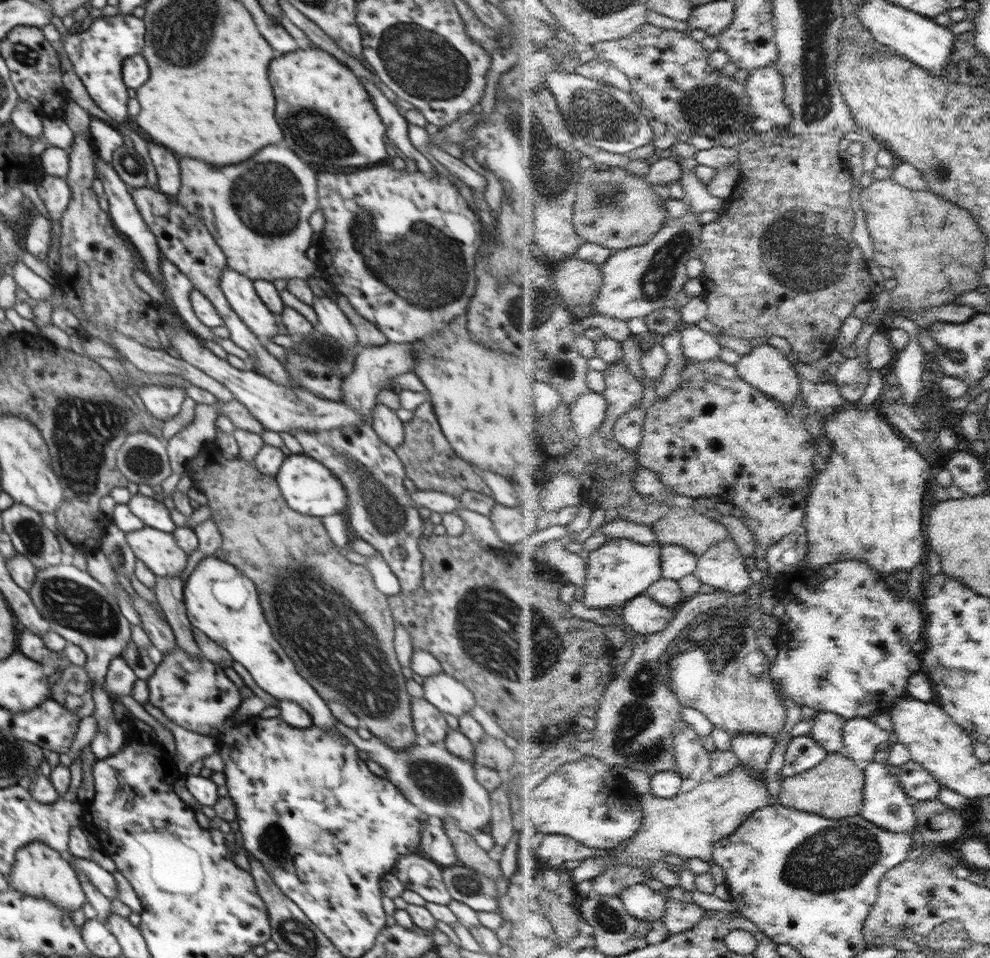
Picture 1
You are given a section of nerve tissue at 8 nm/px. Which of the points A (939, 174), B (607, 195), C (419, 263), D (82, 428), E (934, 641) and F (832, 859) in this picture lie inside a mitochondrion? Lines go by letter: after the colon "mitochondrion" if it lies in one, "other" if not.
A: mitochondrion
B: mitochondrion
C: mitochondrion
D: mitochondrion
E: other
F: mitochondrion

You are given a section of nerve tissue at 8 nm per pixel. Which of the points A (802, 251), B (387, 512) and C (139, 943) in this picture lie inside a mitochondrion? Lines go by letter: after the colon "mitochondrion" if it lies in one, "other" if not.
A: mitochondrion
B: mitochondrion
C: other

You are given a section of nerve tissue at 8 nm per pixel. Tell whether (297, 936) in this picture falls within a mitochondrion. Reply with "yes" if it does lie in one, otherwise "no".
yes

